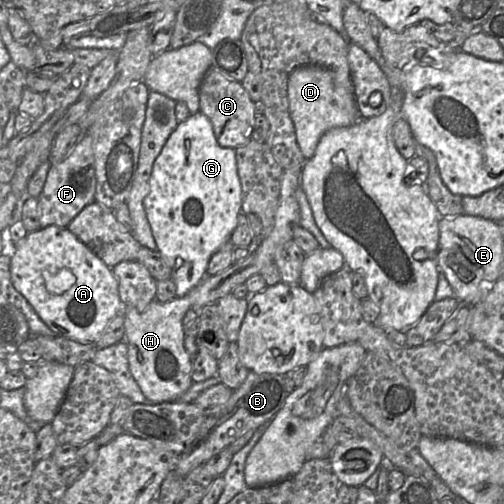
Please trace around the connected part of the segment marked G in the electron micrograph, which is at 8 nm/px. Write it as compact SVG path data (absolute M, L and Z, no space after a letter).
M201 111L191 114L183 122L179 122L164 144L160 154L156 158L151 176L149 193L144 198L144 209L149 221L158 251L171 268L171 279L176 286L176 296L184 297L207 275L206 269L210 257L228 240L238 223L238 216L242 212L242 187L237 169L236 151L234 148L221 147L214 135L211 121Z

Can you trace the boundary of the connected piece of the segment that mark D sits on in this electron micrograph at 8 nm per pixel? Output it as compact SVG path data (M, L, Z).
M300 66L290 73L288 100L297 143L306 160L314 155L319 139L326 131L350 126L360 119L354 93L336 88L332 74L320 66Z

